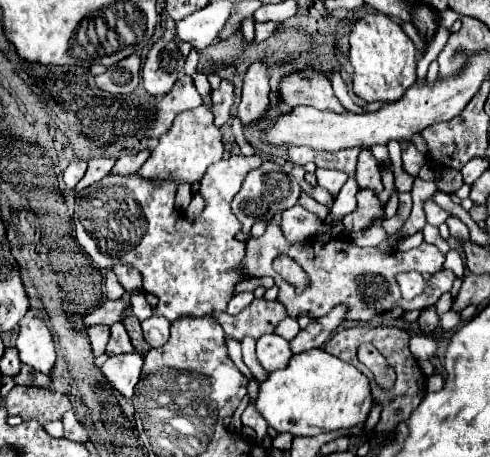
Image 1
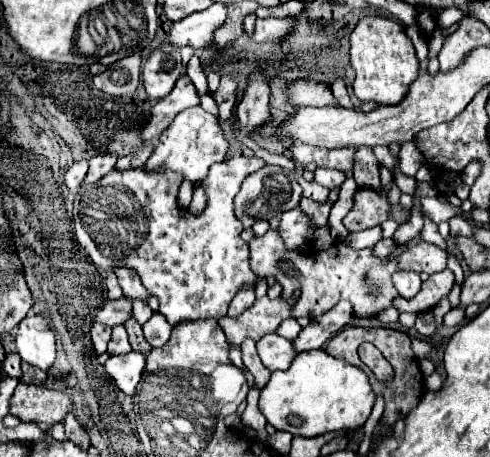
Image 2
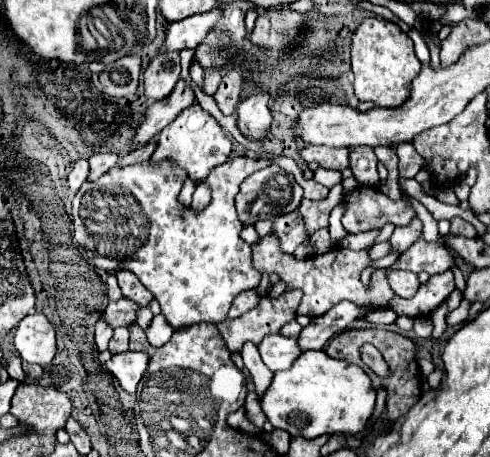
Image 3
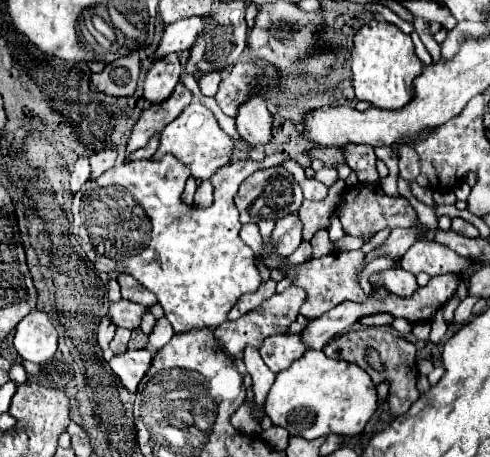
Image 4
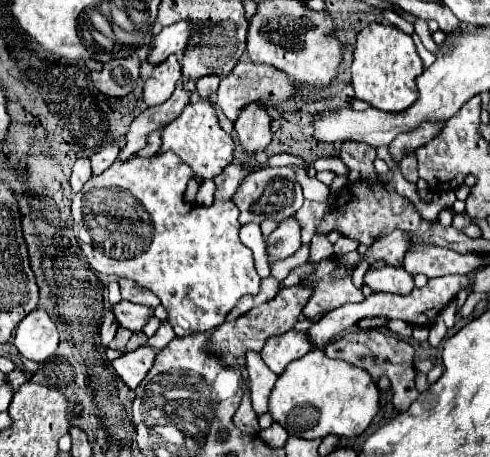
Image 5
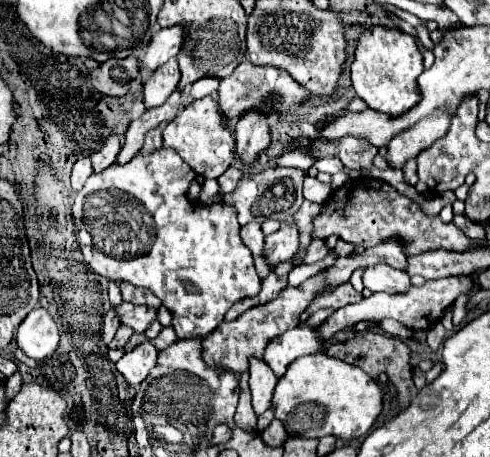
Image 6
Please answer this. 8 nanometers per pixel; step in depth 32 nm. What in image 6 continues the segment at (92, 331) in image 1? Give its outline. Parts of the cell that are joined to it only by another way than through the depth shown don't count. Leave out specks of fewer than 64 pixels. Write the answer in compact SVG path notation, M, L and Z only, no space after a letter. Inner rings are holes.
M112 308L112 310L104 316L104 330L102 330L102 336L104 336L104 342L106 342L106 344L114 338L118 326L120 326L120 316L116 316L116 310Z

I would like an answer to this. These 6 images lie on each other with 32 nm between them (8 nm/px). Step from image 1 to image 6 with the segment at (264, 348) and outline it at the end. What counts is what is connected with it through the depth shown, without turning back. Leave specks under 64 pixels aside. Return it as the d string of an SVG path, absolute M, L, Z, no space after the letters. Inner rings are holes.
M298 326L292 328L280 336L276 336L266 352L264 352L264 360L268 362L268 366L272 368L272 372L276 374L276 378L284 376L288 364L300 356L306 354L316 354L324 350L324 338L316 332L316 328L312 326Z

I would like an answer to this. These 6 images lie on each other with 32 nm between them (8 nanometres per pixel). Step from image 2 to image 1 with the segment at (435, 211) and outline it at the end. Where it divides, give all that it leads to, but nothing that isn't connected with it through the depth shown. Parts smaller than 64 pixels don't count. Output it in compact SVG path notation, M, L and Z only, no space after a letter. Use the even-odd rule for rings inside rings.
M428 198L424 202L424 211L426 214L427 223L437 227L444 223L451 215L449 212L437 205L431 198Z

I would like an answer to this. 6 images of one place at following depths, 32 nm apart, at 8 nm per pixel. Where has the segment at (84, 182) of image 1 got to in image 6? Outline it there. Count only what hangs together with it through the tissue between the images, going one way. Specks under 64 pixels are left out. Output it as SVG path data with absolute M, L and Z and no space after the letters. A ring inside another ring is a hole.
M110 134L104 142L104 146L100 150L96 150L90 158L92 158L92 168L94 172L102 172L106 170L108 166L112 166L116 162L116 156L122 148L122 140L116 136L116 134Z

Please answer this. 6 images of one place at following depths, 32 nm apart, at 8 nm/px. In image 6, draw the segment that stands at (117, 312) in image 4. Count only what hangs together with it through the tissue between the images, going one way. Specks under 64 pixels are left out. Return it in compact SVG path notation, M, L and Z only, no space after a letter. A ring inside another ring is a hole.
M122 302L120 306L116 306L116 312L120 314L122 324L134 328L134 332L146 332L148 326L156 320L156 308L150 306L136 306Z

